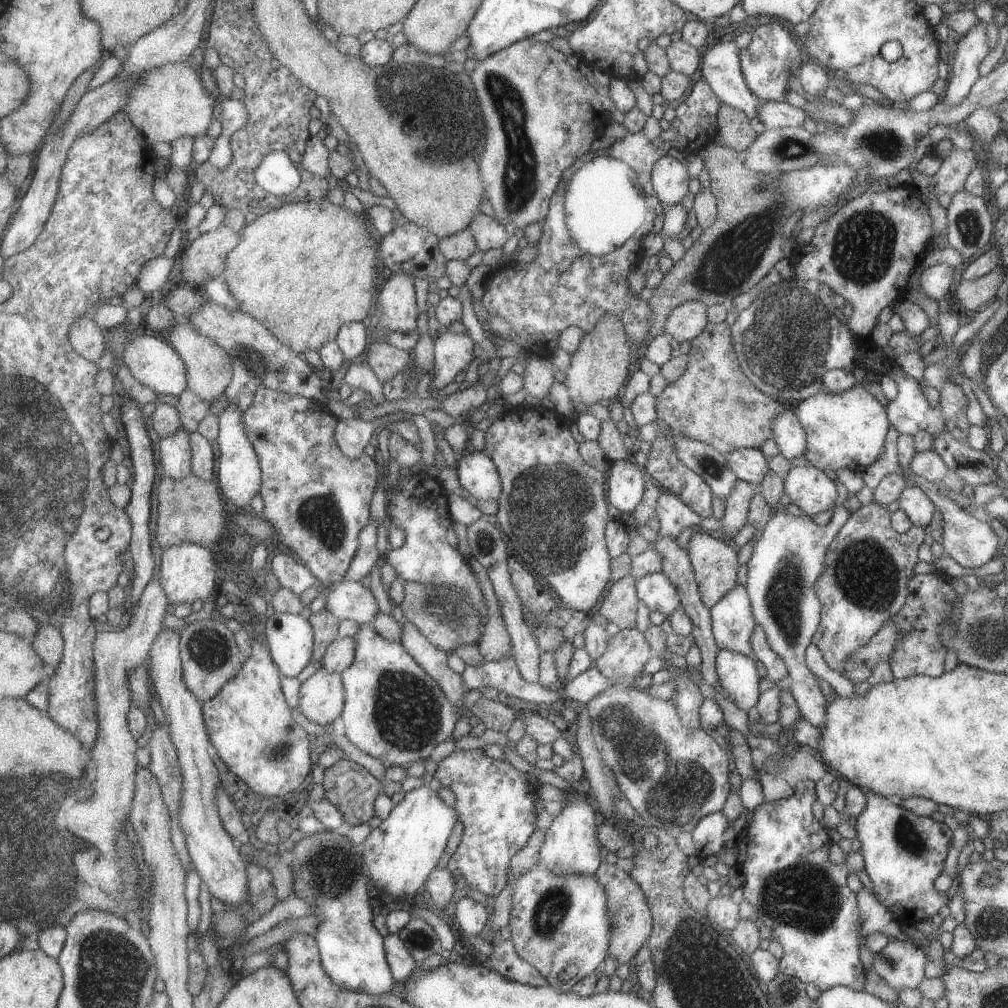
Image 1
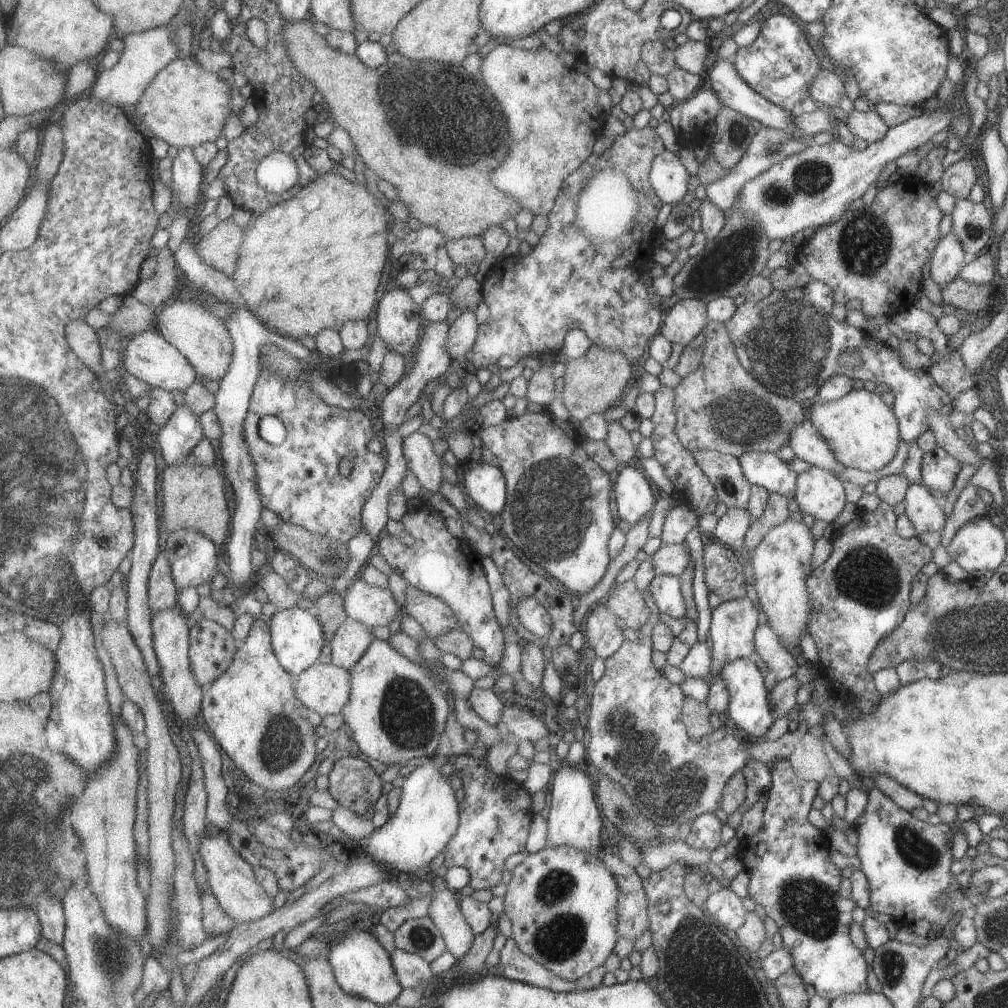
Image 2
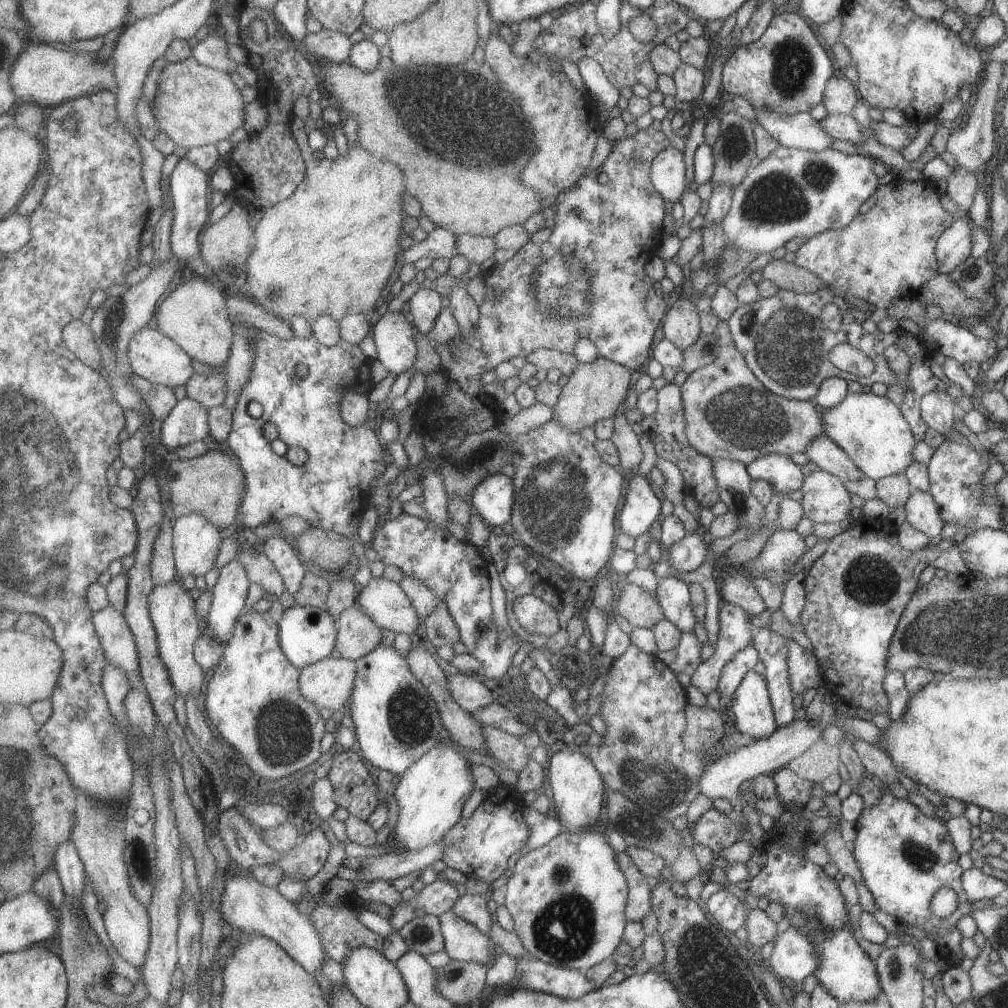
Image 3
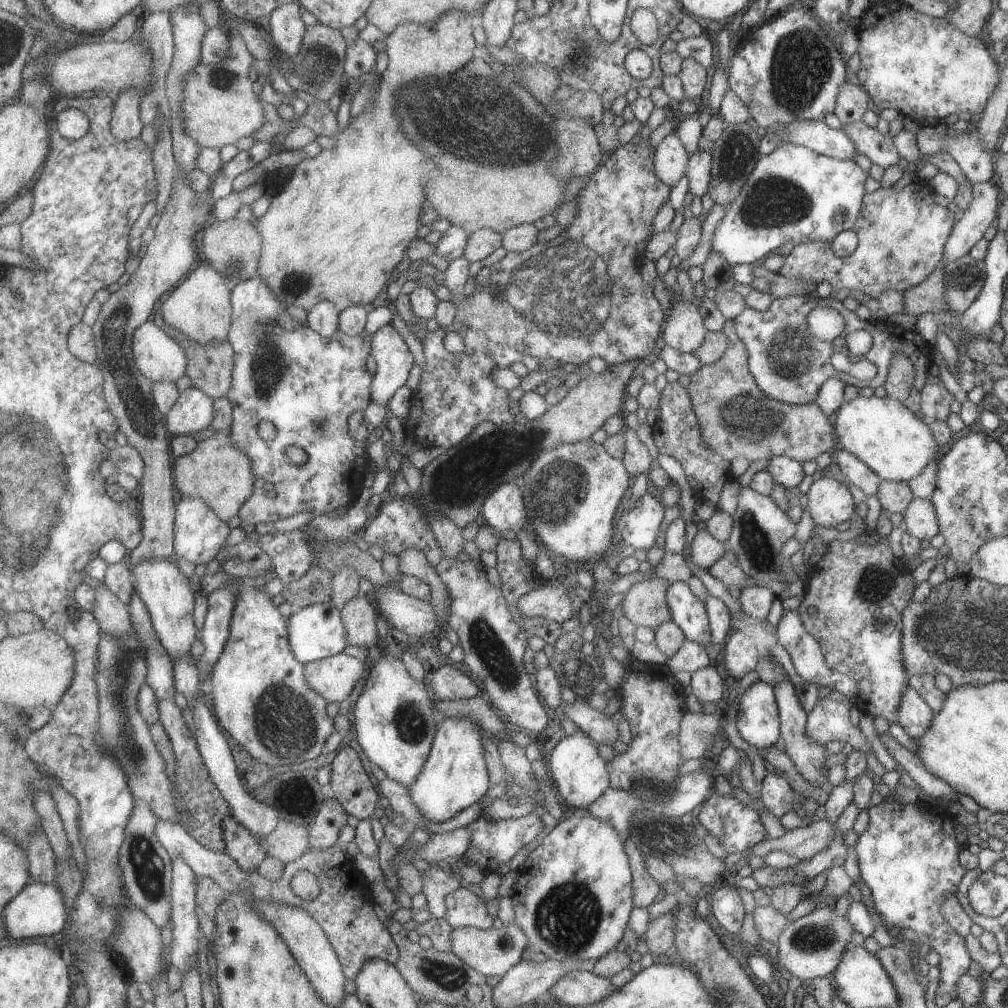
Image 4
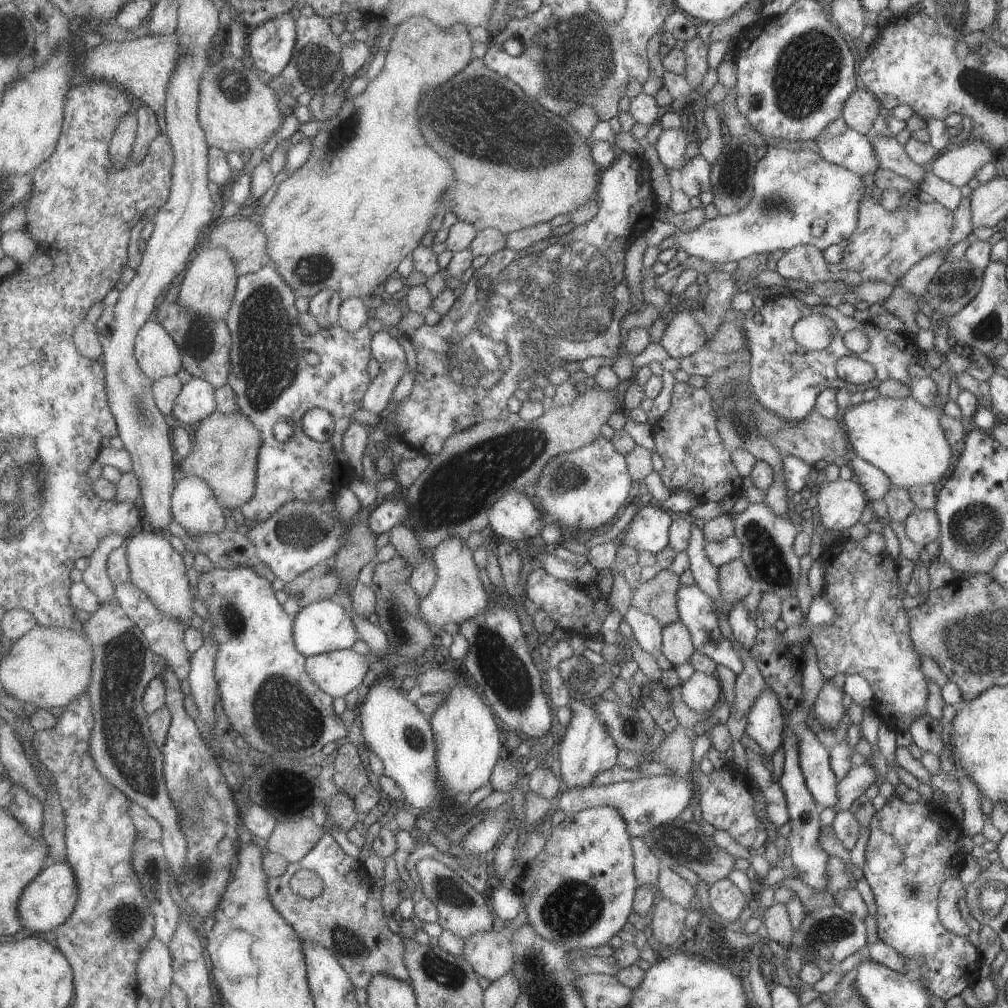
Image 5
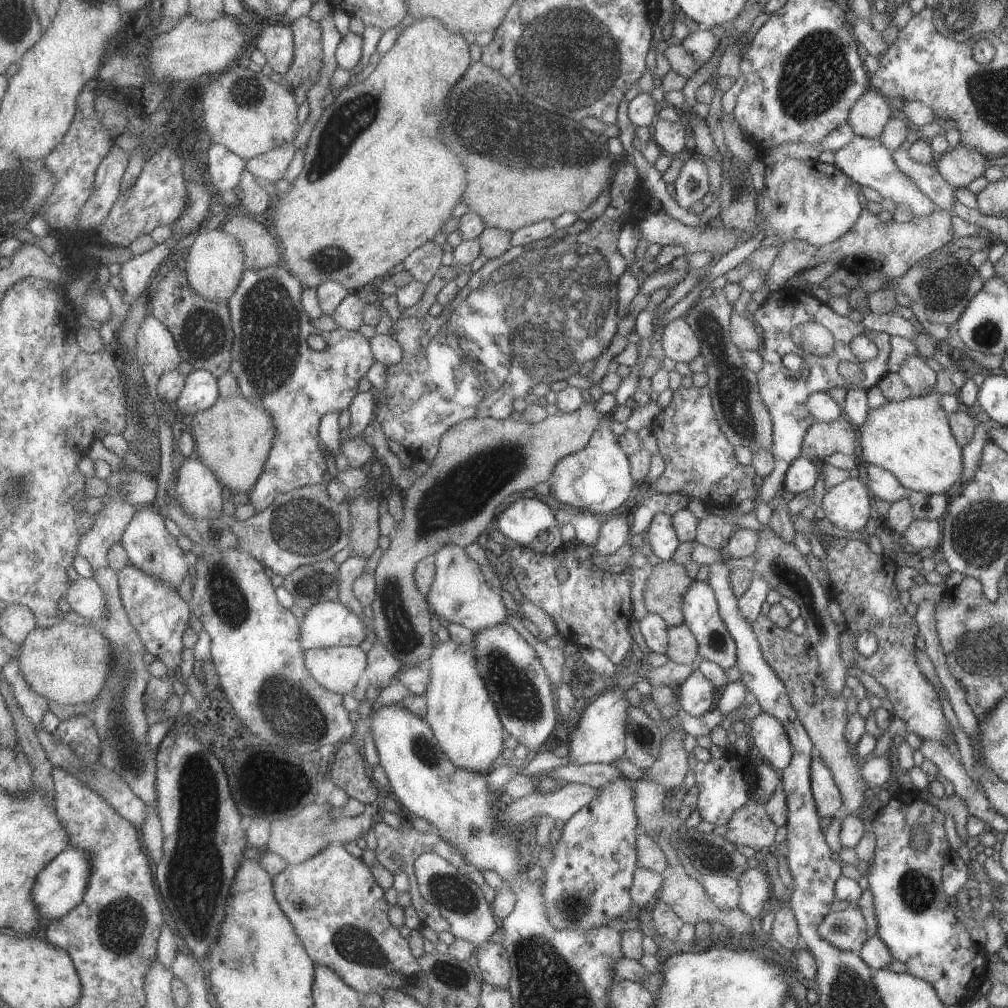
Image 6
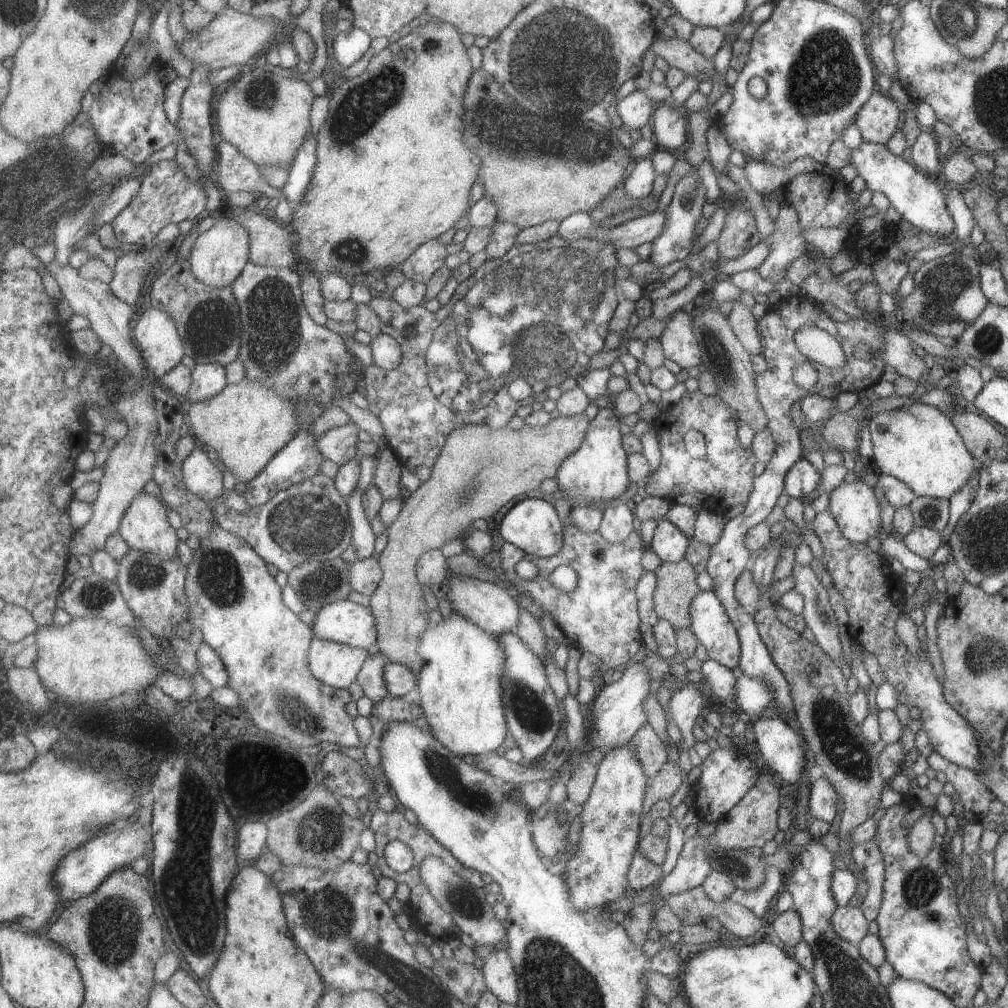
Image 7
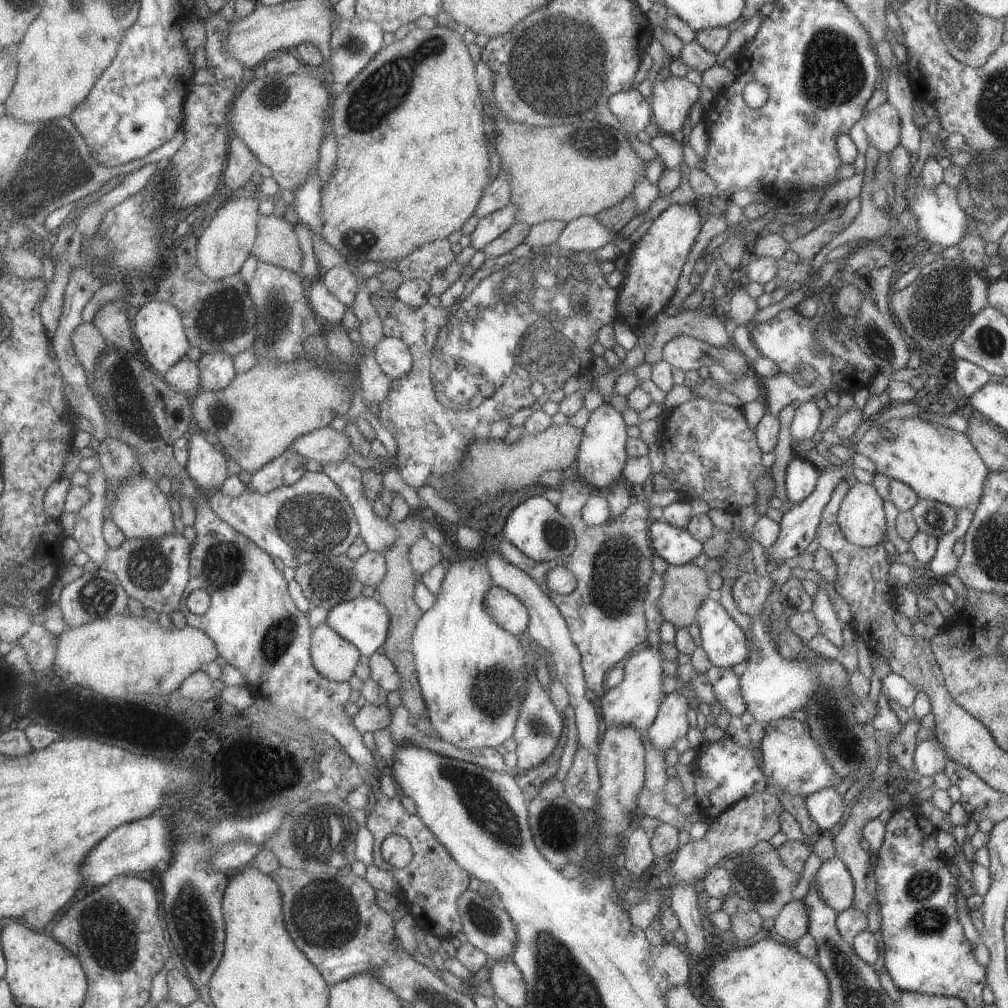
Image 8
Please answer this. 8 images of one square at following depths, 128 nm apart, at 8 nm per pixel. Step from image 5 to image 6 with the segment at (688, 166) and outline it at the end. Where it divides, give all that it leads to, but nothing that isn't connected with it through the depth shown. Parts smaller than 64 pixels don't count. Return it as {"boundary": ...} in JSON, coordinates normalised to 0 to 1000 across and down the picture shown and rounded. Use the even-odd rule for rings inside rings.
{"boundary":[[[681,156],[669,180],[670,199],[678,207],[703,191],[702,169],[693,159]]]}

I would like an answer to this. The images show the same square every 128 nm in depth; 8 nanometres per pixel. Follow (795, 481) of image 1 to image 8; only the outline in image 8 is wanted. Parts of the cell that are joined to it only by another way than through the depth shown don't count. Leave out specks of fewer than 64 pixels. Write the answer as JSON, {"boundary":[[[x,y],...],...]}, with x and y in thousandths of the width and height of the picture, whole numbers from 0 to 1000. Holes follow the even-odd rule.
{"boundary":[[[848,479],[832,499],[829,517],[836,532],[851,543],[865,543],[878,535],[874,493],[864,480]]]}

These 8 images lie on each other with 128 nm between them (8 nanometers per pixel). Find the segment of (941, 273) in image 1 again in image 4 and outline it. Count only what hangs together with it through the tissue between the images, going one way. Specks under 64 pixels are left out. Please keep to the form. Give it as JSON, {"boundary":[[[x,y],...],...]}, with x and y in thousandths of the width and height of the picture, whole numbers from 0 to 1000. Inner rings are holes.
{"boundary":[[[987,180],[965,183],[963,201],[949,216],[939,240],[936,244],[936,262],[945,261],[975,235],[977,228],[990,213],[993,194],[989,193]]]}

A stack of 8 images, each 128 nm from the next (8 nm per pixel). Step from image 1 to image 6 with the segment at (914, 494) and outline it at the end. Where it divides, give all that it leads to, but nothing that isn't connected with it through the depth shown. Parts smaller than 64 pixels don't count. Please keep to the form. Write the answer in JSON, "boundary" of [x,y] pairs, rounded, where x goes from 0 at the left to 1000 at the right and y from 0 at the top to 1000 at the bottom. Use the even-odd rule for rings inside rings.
{"boundary":[[[907,514],[890,533],[896,534],[902,542],[906,542],[910,547],[915,544],[924,544],[929,547],[928,544],[933,540],[934,531],[935,525],[932,517]]]}

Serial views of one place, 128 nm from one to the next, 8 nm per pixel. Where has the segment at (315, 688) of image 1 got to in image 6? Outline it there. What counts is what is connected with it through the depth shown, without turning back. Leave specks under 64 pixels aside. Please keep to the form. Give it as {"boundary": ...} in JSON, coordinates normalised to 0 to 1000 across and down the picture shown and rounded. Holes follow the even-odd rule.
{"boundary":[[[328,642],[309,644],[304,647],[304,658],[313,674],[324,685],[336,688],[347,688],[348,685],[361,677],[365,662],[365,647],[356,642]]]}

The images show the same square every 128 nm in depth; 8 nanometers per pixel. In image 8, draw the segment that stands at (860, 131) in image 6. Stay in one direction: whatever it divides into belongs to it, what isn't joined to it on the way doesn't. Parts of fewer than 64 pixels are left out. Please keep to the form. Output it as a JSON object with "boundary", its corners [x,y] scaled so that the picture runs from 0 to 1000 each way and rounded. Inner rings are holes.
{"boundary":[[[880,100],[857,112],[854,119],[861,143],[872,152],[882,153],[891,143],[893,136],[893,115]]]}

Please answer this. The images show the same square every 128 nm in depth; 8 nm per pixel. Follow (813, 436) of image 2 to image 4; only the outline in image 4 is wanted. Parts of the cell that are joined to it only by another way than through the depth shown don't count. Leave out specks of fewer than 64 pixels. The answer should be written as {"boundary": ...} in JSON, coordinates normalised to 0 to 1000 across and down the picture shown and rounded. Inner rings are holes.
{"boundary":[[[830,445],[823,452],[826,456],[826,465],[835,469],[841,478],[858,490],[858,493],[869,492],[872,478],[874,478],[870,470],[866,470],[856,458],[837,445]]]}

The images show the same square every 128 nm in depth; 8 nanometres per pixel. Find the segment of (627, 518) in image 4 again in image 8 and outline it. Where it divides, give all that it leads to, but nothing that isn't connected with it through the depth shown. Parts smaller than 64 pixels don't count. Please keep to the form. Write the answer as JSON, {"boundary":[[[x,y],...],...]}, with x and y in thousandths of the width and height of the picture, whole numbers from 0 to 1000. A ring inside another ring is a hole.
{"boundary":[[[654,516],[644,520],[647,546],[663,561],[677,561],[696,548],[696,539],[689,536],[681,525],[673,525]]]}

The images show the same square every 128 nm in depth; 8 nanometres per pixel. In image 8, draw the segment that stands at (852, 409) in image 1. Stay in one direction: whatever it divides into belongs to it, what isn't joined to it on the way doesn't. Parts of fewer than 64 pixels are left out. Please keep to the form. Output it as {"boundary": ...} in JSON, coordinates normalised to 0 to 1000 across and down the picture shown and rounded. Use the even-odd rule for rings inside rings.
{"boundary":[[[911,413],[884,415],[873,421],[870,419],[869,415],[864,416],[863,424],[848,441],[849,448],[866,458],[869,468],[903,482],[912,495],[938,499],[947,506],[953,503],[959,503],[963,508],[967,506],[974,489],[975,475],[981,466],[957,430],[941,426],[938,422],[920,419]]]}

